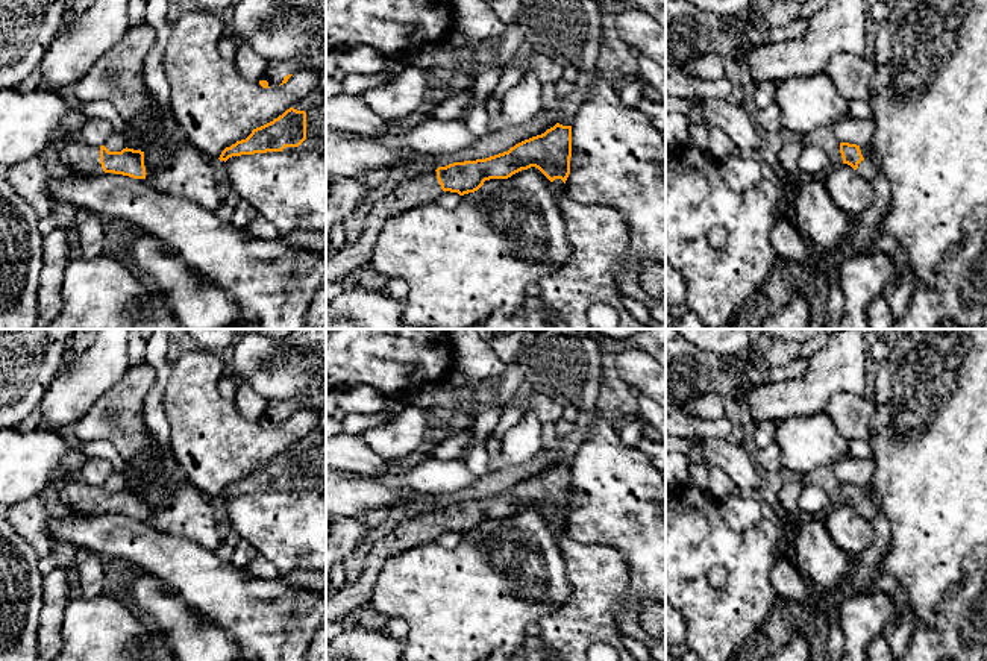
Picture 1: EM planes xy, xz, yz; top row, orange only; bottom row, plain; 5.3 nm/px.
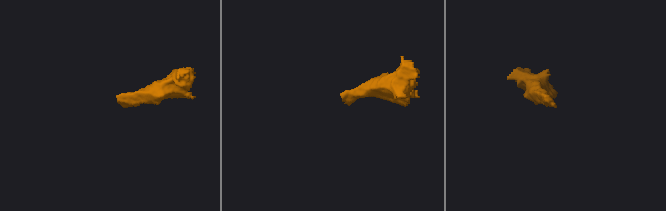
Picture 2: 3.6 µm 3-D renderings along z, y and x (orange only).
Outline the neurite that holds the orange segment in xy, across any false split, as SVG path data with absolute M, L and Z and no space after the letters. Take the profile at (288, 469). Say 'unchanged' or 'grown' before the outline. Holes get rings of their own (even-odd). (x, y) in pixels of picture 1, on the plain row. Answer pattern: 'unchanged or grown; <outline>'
grown; M308 390L291 400L268 400L259 424L277 428L300 408L317 412L317 426L282 455L226 487L220 500L241 494L302 490L326 496L326 390Z

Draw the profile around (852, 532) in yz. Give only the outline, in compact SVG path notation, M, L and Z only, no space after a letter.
M848 503L832 506L823 515L823 520L834 543L843 549L851 559L857 558L875 541L876 534L872 522L866 520Z

